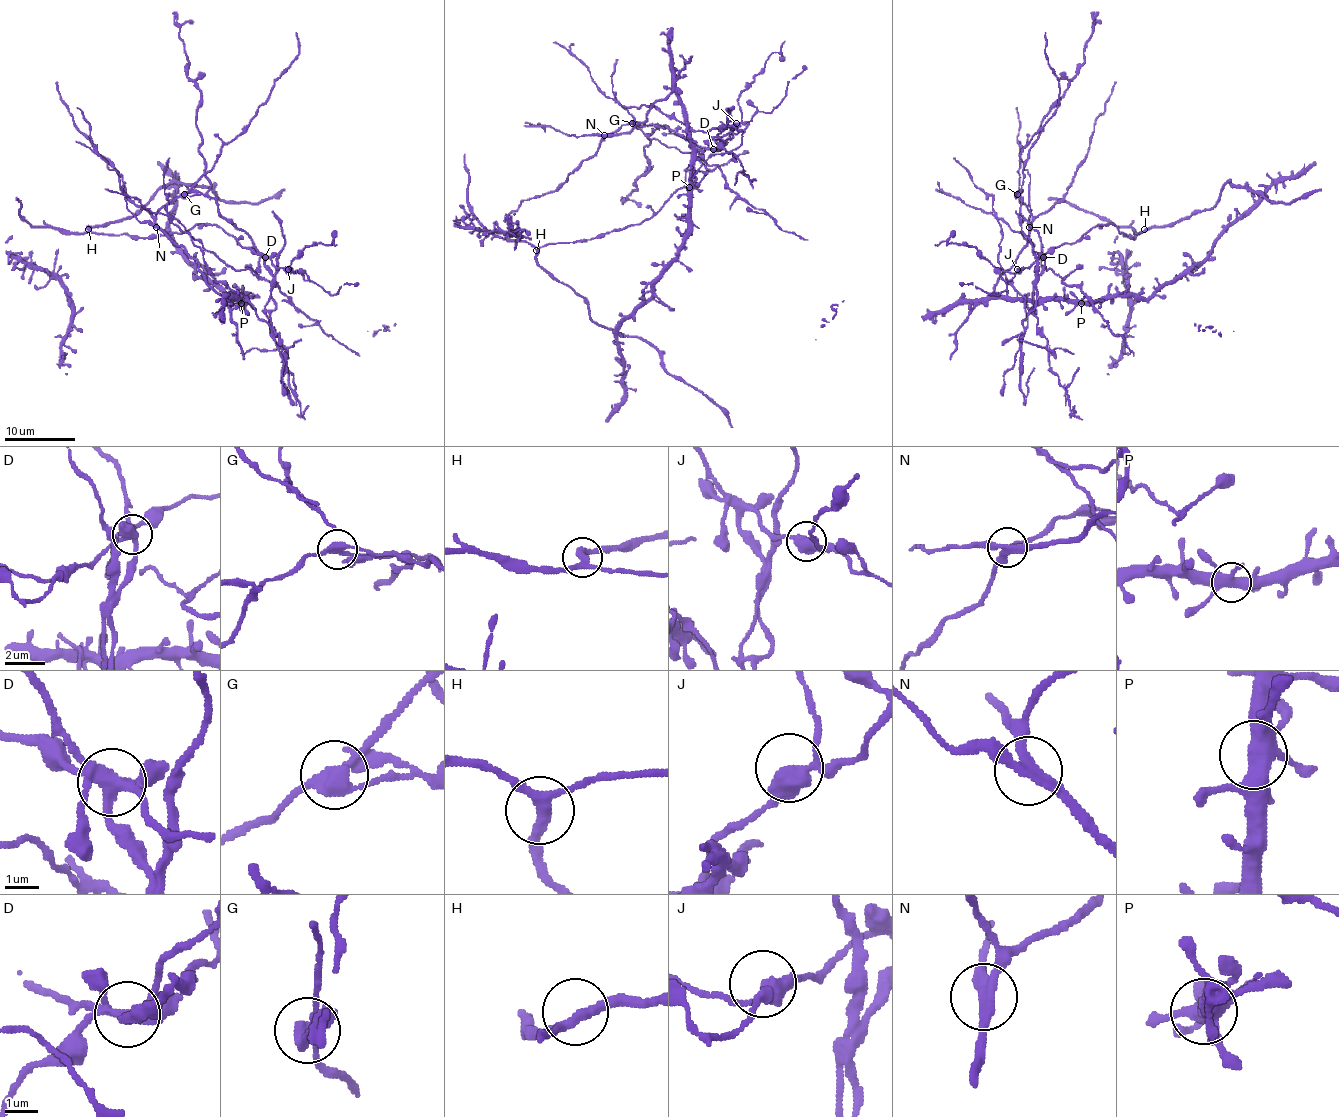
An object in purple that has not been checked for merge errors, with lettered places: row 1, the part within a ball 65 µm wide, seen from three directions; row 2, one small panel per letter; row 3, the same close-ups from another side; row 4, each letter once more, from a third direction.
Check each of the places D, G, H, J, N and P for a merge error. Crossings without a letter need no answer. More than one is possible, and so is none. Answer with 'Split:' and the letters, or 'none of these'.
Split: D, G, N

